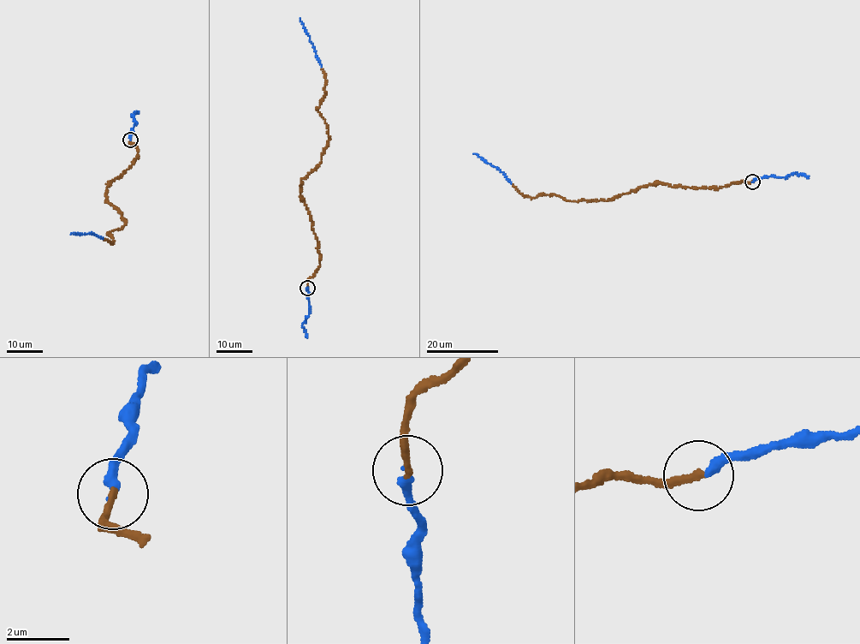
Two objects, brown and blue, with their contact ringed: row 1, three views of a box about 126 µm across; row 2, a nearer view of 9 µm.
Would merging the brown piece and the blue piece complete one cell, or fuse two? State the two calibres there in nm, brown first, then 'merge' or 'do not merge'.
240 nm thick on the brown side, 280 nm on the other; merge

